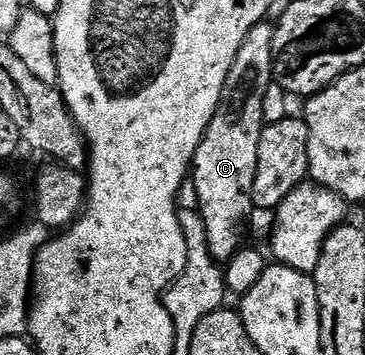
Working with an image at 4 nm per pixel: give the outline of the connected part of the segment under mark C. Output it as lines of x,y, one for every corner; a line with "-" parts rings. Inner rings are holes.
263,21
254,26
248,37
244,37
244,45
240,45
240,53
236,53
236,61
232,61
220,105
194,154
192,183
194,179
194,195
198,198
198,211
202,214
200,225
207,231
208,249
219,265
229,263
231,257
242,250
246,218
250,211
255,210
250,194
256,181
256,157
264,126
264,93
274,82
274,28
273,22

